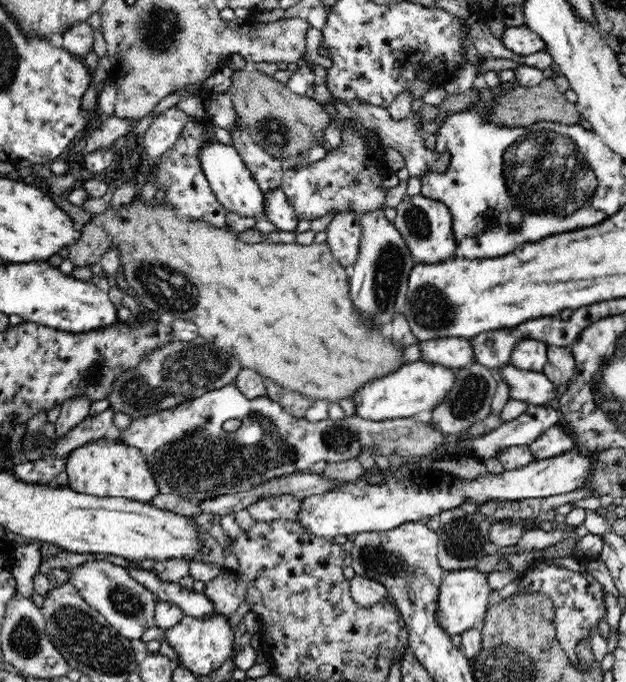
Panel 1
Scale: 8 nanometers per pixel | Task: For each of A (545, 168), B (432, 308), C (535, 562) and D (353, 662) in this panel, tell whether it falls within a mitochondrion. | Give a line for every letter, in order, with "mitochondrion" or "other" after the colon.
A: mitochondrion
B: mitochondrion
C: other
D: mitochondrion

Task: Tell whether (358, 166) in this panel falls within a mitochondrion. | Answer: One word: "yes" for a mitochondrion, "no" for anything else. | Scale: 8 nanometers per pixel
no

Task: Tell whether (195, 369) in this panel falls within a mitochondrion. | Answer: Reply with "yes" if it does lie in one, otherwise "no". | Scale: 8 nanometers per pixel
yes

